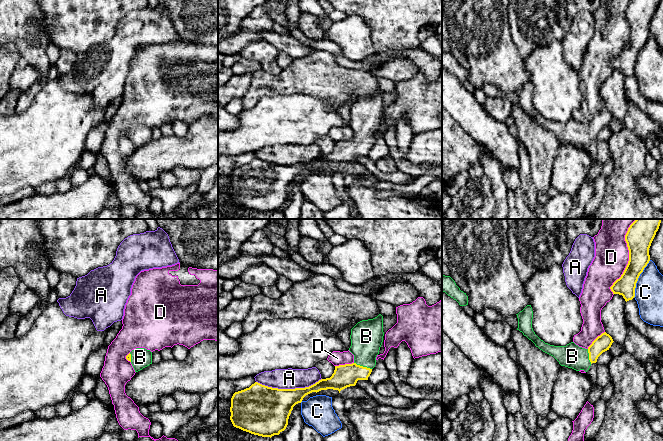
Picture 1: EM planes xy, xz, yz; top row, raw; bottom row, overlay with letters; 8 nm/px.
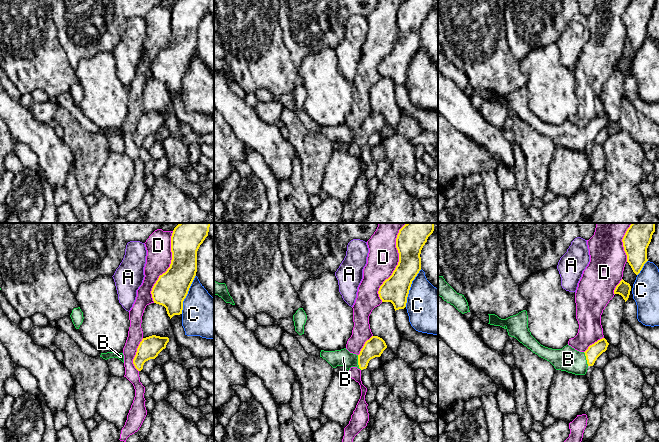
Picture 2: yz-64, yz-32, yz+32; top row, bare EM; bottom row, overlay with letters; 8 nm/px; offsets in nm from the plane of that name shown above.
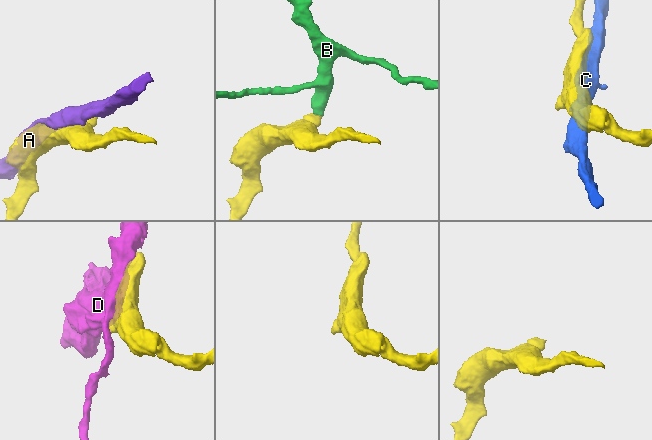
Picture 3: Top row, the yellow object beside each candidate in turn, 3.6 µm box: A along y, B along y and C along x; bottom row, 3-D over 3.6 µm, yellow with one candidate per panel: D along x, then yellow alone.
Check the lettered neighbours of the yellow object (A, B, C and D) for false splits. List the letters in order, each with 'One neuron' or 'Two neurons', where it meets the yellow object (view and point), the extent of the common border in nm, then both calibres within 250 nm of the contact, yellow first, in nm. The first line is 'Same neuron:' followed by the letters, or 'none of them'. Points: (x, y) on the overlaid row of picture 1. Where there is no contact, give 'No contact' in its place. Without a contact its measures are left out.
Same neuron: B
A: Two neurons. Touches yellow at xz (288, 389). Shared border 550 nm. Thickness 380 nm (yellow) against 160 nm
B: One neuron. Touches yellow at xz (362, 366). Shared border 160 nm. Thickness 180 nm (yellow) against 260 nm
C: Two neurons. Touches yellow at yz (637, 279). Shared border 340 nm. Thickness 170 nm (yellow) against 220 nm
D: Two neurons. Touches yellow at yz (629, 257). Shared border 650 nm. Thickness 220 nm (yellow) against 280 nm

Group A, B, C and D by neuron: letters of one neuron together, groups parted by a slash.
A / B / C / D

